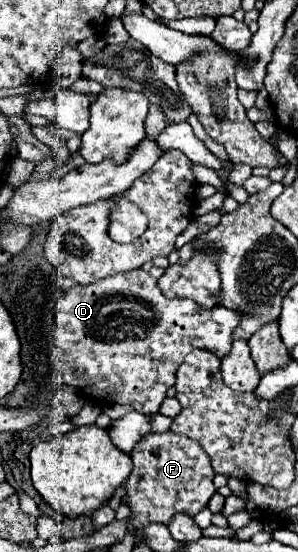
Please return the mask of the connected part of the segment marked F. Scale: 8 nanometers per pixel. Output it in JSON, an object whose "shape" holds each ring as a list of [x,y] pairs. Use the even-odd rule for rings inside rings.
{"shape":[[[175,432],[149,434],[133,448],[133,452],[129,452],[129,456],[133,460],[133,470],[125,482],[123,502],[131,510],[133,528],[143,528],[153,522],[169,524],[179,512],[195,516],[215,494],[211,460],[205,450],[187,436]]]}

